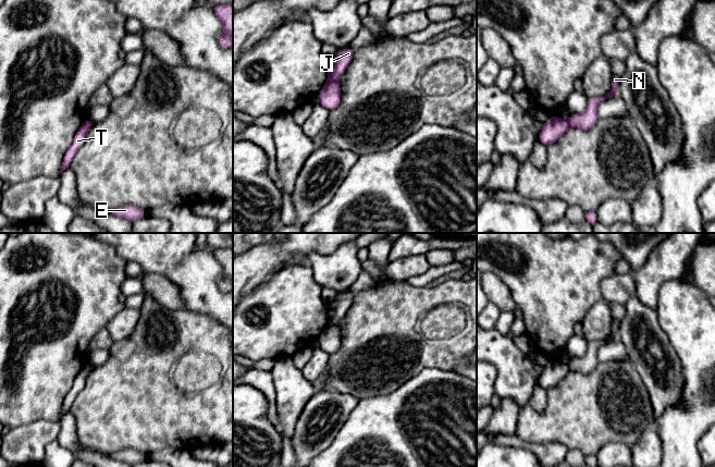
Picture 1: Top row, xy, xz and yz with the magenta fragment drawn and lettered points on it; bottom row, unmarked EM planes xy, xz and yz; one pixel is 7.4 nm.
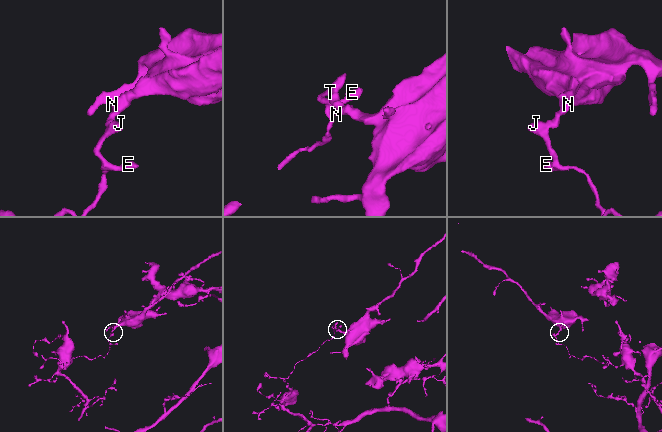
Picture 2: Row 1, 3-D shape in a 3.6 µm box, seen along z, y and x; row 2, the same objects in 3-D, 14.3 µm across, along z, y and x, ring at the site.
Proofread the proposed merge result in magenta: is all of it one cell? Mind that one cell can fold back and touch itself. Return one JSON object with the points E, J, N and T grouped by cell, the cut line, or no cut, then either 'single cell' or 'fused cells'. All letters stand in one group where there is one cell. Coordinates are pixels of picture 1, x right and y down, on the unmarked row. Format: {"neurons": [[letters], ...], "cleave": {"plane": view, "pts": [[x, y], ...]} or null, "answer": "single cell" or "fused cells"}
{"neurons": [["E", "J", "T"], ["N"]], "cleave": {"plane": "xz", "pts": [[328, 324], [336, 326]]}, "answer": "fused cells"}

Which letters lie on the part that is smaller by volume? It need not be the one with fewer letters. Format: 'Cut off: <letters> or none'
Cut off: N

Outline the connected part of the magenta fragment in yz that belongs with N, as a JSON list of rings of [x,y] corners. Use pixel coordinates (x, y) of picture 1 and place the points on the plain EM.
[[[613,319],[611,334],[605,340],[588,342],[588,351],[585,355],[583,357],[574,357],[568,362],[570,371],[580,372],[583,374],[591,373],[600,362],[597,358],[599,349],[605,343],[616,339],[618,336],[618,332],[619,332],[619,322],[616,319]]]

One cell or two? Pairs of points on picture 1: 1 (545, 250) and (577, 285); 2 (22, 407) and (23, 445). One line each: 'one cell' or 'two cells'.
1: one cell
2: two cells

